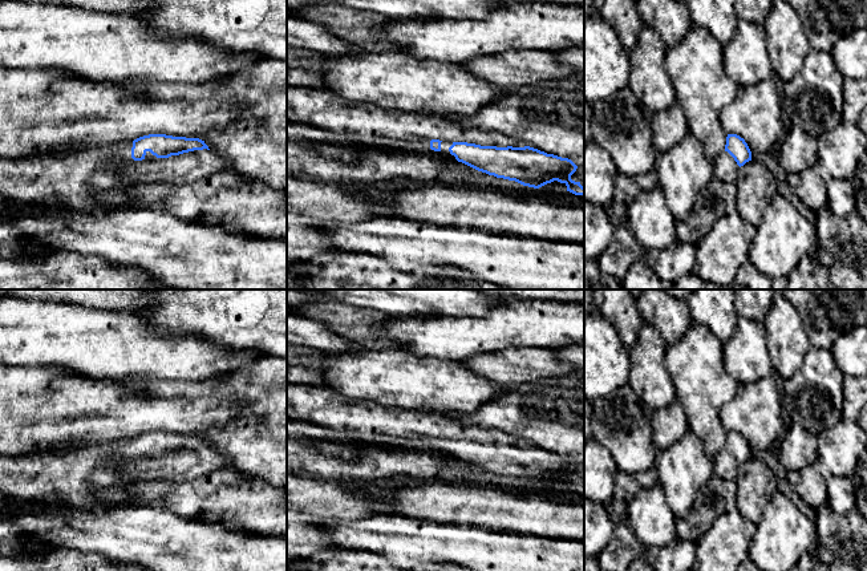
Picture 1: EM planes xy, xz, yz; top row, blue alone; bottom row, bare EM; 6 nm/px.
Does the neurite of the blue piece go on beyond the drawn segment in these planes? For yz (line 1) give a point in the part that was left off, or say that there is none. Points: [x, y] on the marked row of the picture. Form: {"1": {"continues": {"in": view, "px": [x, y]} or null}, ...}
{"1": {"continues": {"in": "yz", "px": [725, 167]}}}

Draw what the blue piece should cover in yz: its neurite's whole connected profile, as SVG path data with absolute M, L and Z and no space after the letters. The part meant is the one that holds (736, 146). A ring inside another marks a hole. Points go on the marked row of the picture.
M728 134L725 150L713 161L714 177L728 185L736 183L738 170L751 161L751 151L737 134Z

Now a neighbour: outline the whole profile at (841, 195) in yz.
M830 178L826 183L827 208L836 216L847 216L856 210L855 190L850 179Z

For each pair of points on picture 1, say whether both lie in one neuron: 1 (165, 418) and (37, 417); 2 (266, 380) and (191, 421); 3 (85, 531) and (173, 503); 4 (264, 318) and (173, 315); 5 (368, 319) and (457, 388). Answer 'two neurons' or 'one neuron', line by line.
1: one neuron
2: two neurons
3: two neurons
4: one neuron
5: two neurons

